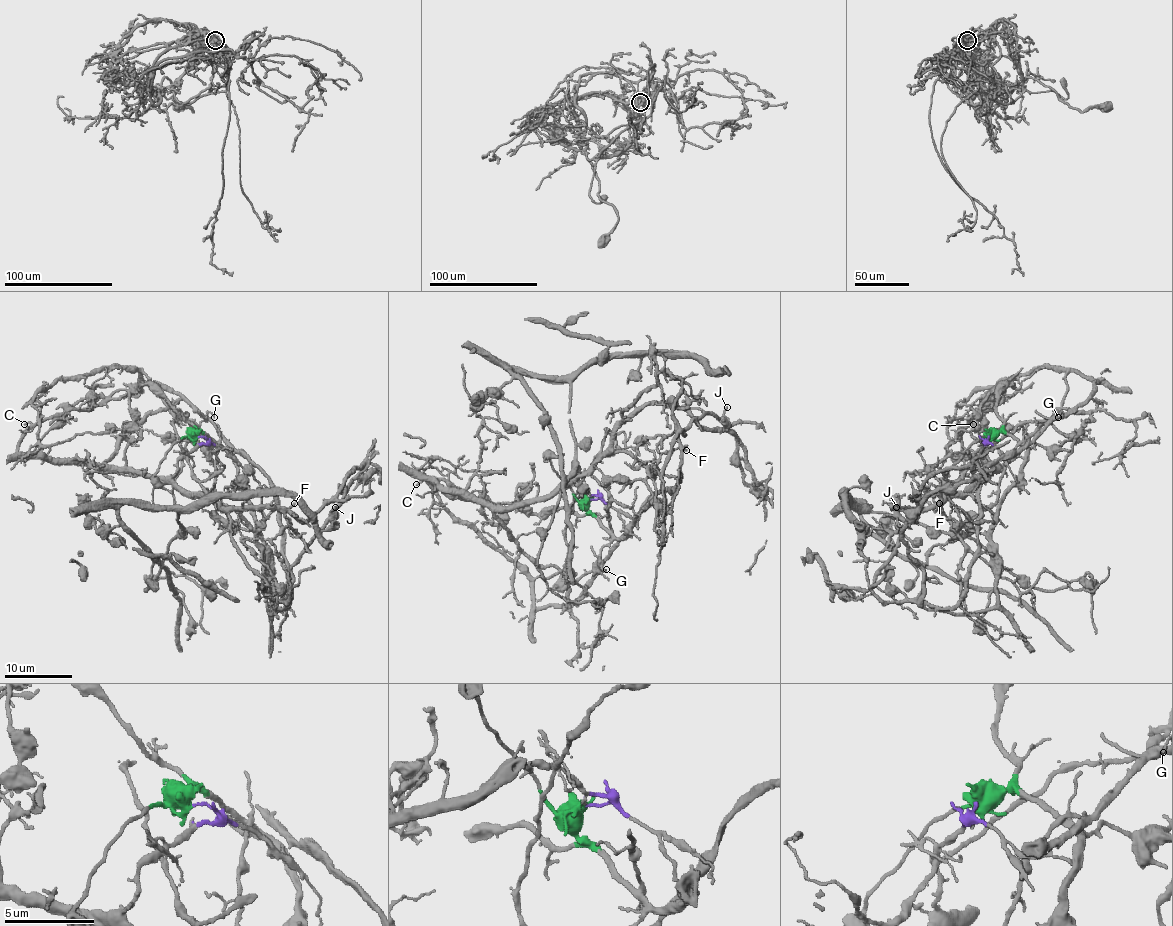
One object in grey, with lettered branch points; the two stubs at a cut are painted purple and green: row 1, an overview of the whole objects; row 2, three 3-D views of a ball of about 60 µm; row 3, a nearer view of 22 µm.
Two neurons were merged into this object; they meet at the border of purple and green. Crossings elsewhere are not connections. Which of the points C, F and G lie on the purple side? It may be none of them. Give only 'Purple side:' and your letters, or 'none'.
Purple side: C, F

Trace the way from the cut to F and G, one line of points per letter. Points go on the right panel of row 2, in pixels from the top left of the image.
F: (988, 438), (975, 453), (973, 480), (941, 507), (941, 513), (956, 530), (956, 523), (938, 508), (939, 503)
G: (988, 438), (1000, 433), (1013, 434), (1030, 444), (1062, 413), (1059, 418)

